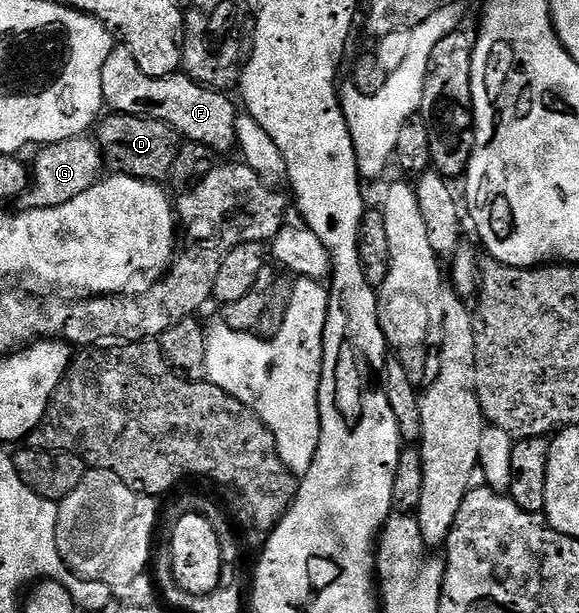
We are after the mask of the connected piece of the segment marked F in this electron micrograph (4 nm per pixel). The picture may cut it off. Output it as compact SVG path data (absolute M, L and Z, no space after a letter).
M114 46L111 54L107 56L107 62L103 64L103 98L114 113L122 116L145 116L148 120L162 120L164 124L171 125L177 131L178 137L195 144L206 144L218 154L231 150L233 152L237 143L236 120L239 108L237 109L225 96L228 95L224 91L196 84L192 78L184 74L151 78L143 74L143 70L139 70L139 62L135 62L133 55L123 46Z

